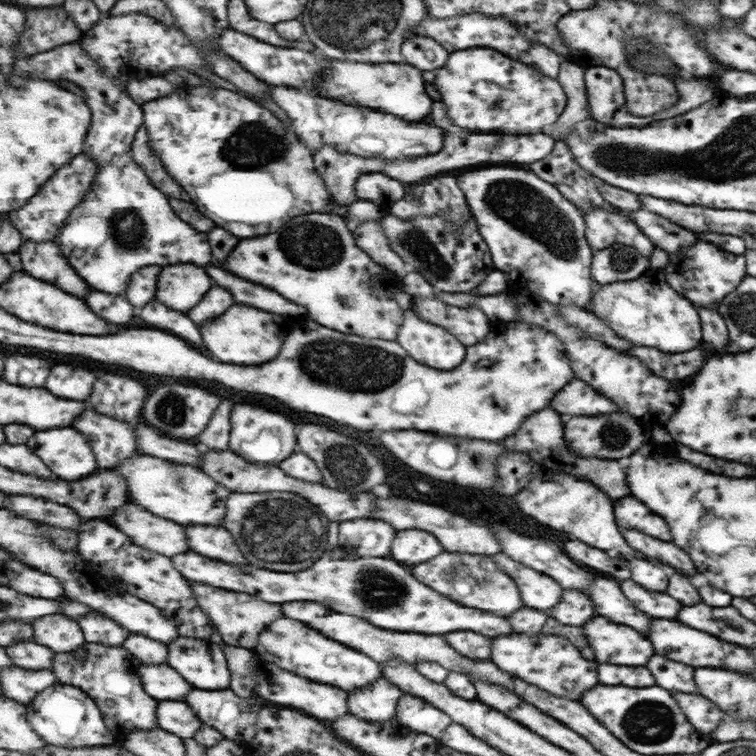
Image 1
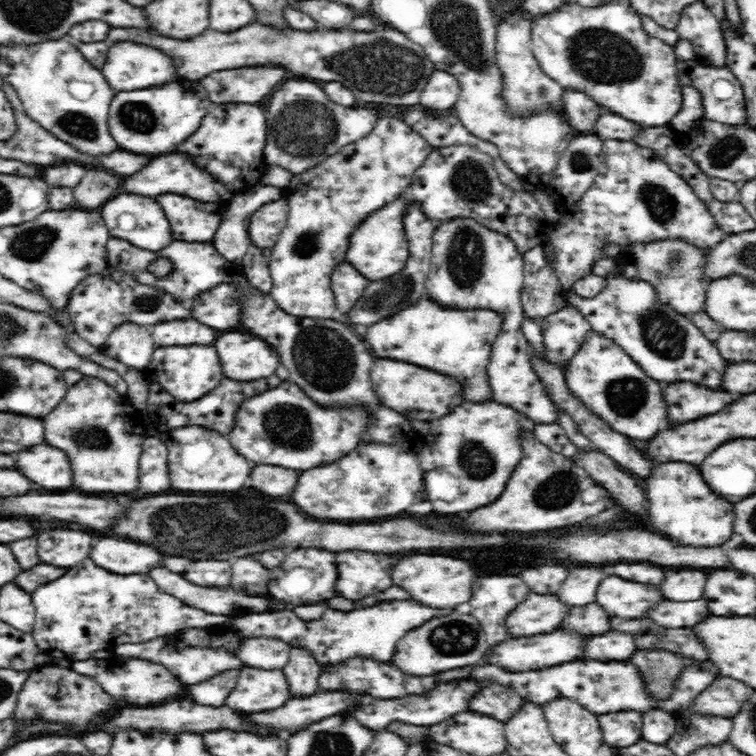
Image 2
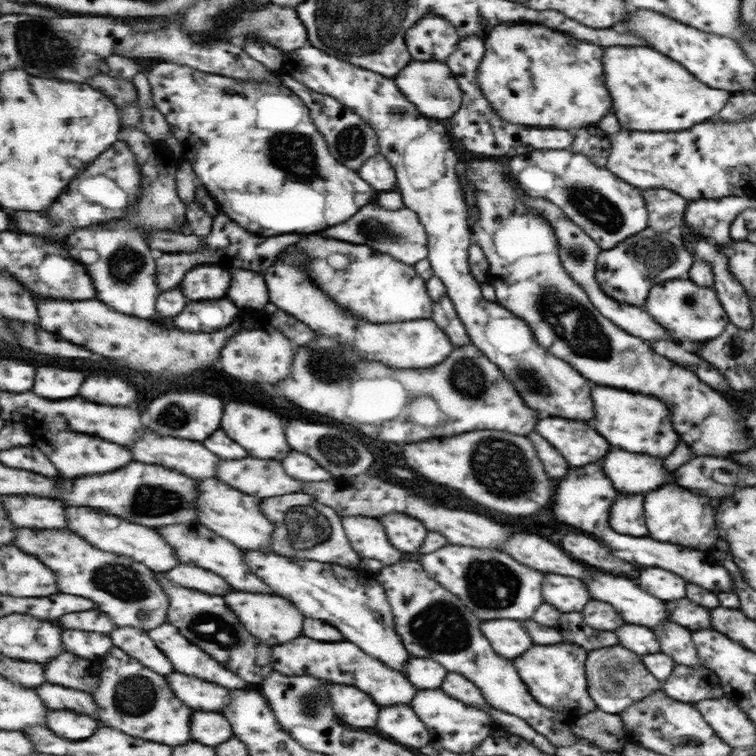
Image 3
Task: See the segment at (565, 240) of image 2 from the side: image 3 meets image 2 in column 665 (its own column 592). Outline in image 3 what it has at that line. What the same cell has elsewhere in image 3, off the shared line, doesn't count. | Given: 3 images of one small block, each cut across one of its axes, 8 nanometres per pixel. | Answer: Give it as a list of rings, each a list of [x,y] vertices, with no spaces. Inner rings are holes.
[[[532,150],[513,156],[509,162],[509,175],[521,190],[532,197],[545,198],[562,209],[567,218],[573,220],[585,234],[589,235],[602,250],[610,250],[633,234],[649,225],[649,212],[641,191],[623,182],[605,167],[598,167],[587,155],[568,150]]]

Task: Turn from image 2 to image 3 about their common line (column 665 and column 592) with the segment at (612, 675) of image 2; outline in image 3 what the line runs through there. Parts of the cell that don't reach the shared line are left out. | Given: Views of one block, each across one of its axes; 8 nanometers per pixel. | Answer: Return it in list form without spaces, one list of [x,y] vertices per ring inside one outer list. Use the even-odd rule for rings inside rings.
[[[561,642],[555,646],[531,645],[521,658],[513,658],[518,677],[522,679],[531,694],[543,702],[543,706],[568,715],[583,716],[596,710],[589,698],[589,684],[586,682],[585,662],[588,651],[575,644]]]

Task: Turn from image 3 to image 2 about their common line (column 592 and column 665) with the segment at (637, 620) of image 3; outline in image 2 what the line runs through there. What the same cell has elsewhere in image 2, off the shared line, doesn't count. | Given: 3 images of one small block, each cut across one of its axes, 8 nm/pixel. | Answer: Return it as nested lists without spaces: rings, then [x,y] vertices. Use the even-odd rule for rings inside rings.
[[[668,570],[664,576],[664,582],[660,584],[660,590],[664,590],[664,598],[674,602],[686,602],[686,600],[698,600],[704,592],[708,574],[698,570]]]

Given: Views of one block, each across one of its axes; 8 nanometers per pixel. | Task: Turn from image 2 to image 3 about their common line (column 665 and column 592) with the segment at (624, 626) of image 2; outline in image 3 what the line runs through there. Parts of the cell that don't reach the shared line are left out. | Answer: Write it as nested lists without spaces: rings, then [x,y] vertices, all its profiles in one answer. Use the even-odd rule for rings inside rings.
[[[579,612],[563,614],[563,618],[559,618],[556,628],[563,635],[565,642],[580,646],[586,651],[617,643],[617,635],[613,631],[600,631],[587,626]]]

